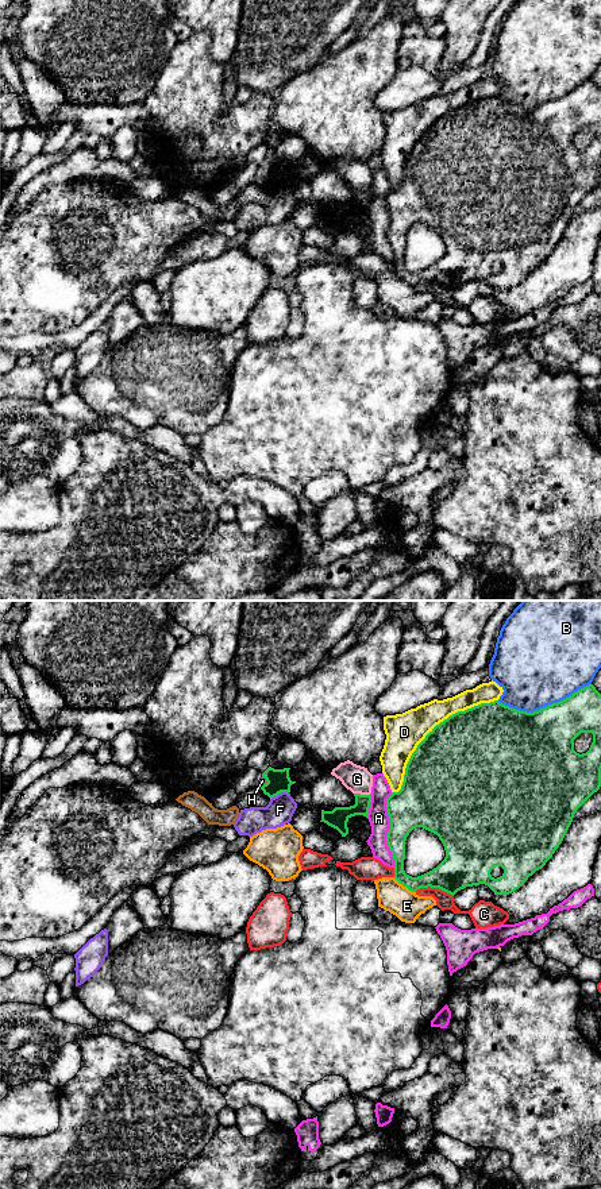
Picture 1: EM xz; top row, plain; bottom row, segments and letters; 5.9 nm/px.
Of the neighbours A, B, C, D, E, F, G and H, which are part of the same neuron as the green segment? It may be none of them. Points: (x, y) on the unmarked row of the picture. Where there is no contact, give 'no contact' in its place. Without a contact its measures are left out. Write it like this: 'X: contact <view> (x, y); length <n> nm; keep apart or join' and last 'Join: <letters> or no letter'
A: contact xz (389, 226); length 440 nm; keep apart
B: contact xz (543, 103); length 550 nm; keep apart
C: contact xz (434, 282); length 240 nm; keep apart
D: contact xz (432, 126); length 850 nm; keep apart
E: contact xz (404, 281); length 160 nm; keep apart
F: contact xz (278, 188); length 120 nm; keep apart
G: contact xz (362, 190); length 100 nm; keep apart
H: contact xz (266, 176); length 70 nm; keep apart
Join: no letter

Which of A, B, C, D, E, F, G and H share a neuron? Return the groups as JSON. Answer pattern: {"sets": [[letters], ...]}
{"sets": [["A"], ["B"], ["C"], ["D"], ["E"], ["F"], ["G"], ["H"]]}

